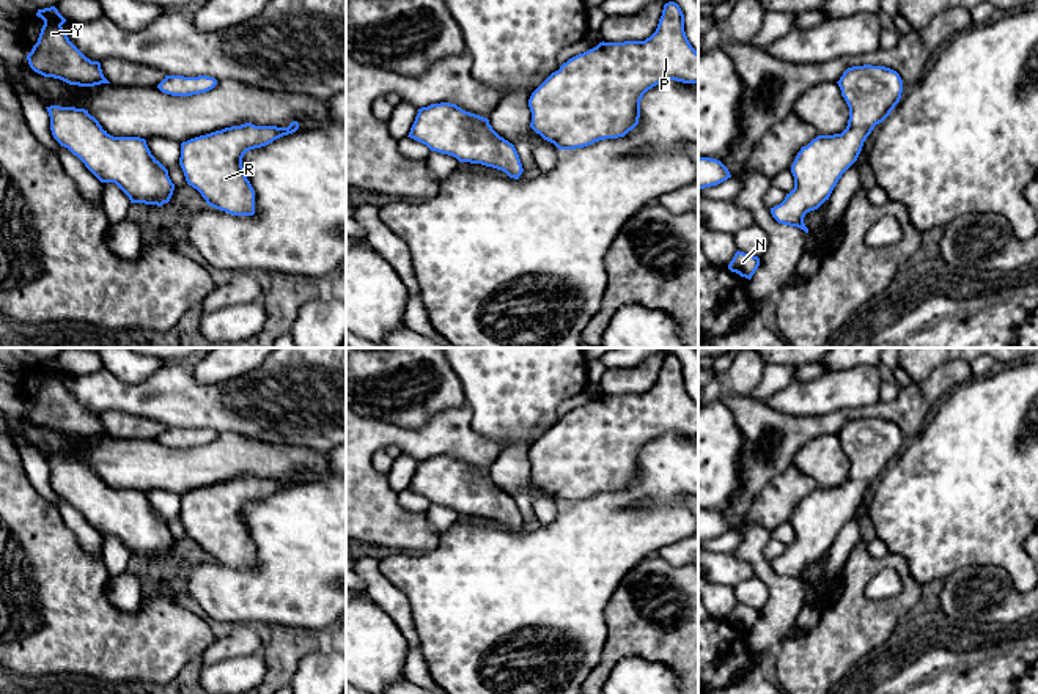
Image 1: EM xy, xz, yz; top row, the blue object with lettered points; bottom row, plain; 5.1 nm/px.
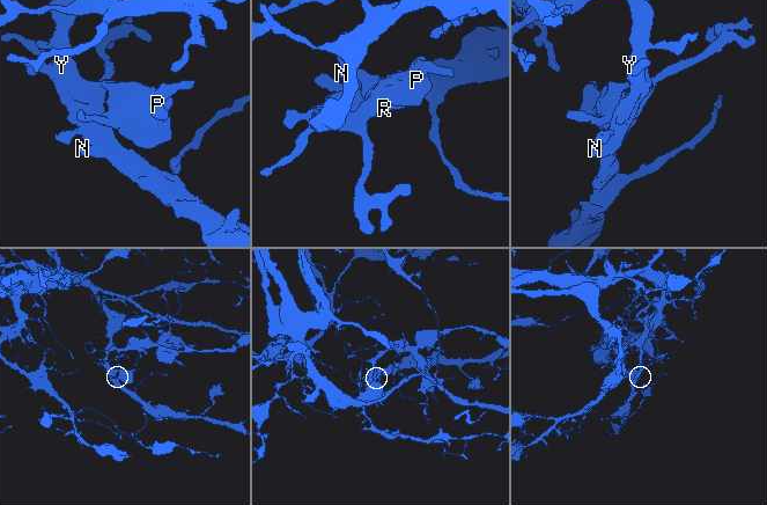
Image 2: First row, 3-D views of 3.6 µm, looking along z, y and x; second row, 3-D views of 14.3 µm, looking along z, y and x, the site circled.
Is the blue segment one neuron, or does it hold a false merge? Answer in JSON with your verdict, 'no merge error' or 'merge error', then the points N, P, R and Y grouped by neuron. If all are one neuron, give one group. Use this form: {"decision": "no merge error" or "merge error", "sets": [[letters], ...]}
{"decision": "no merge error", "sets": [["N", "P", "R", "Y"]]}

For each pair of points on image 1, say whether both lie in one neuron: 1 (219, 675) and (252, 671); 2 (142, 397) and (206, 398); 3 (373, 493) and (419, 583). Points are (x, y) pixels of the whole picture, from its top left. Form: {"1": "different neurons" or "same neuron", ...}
{"1": "same neuron", "2": "same neuron", "3": "different neurons"}

